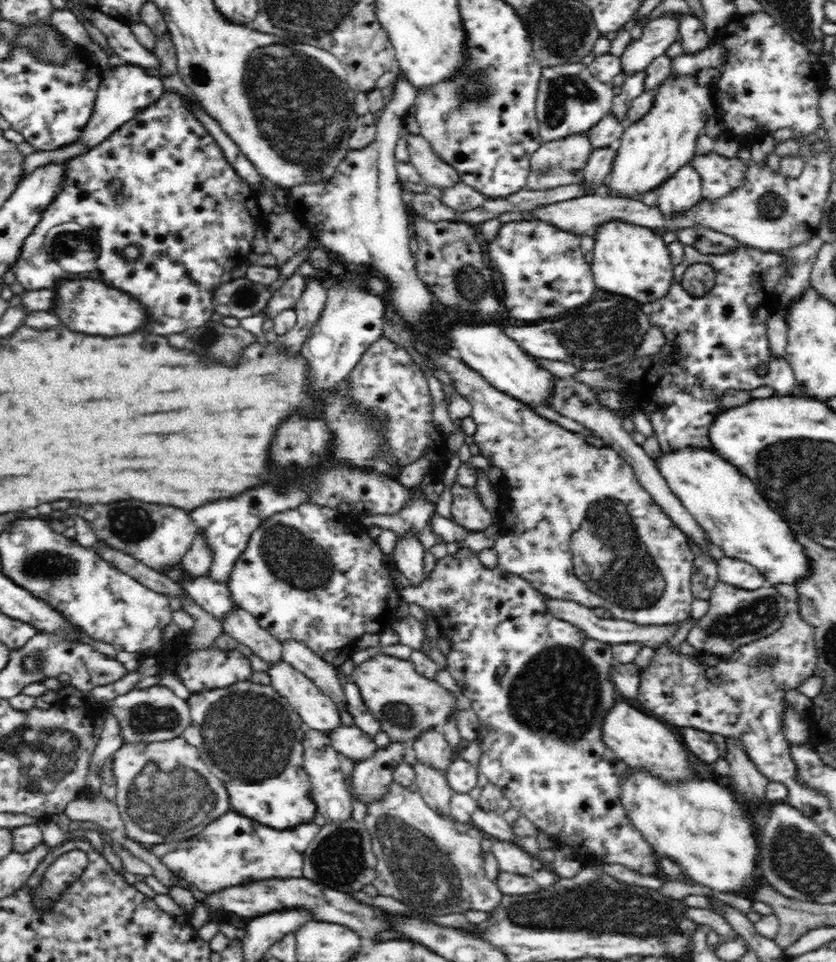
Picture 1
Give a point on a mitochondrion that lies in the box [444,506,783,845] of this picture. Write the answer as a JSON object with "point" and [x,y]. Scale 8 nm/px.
{"point":[556,694]}

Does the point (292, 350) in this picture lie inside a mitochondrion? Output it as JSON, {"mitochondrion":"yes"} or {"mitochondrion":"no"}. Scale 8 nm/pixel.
{"mitochondrion":"no"}

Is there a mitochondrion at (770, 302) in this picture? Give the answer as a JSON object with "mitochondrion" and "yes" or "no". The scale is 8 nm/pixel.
{"mitochondrion":"no"}

